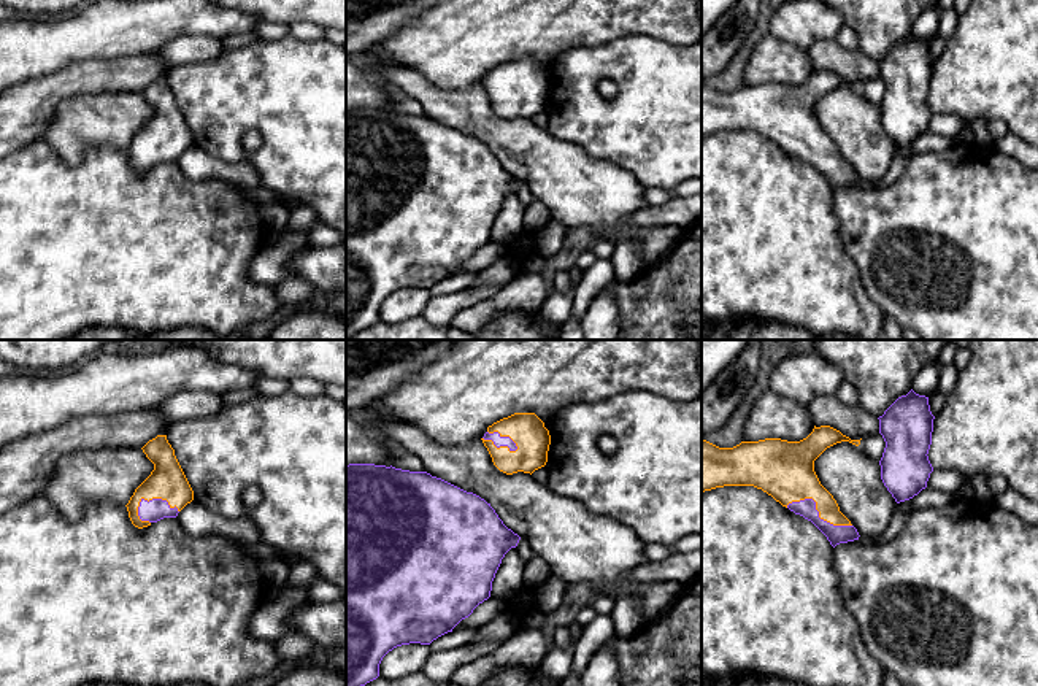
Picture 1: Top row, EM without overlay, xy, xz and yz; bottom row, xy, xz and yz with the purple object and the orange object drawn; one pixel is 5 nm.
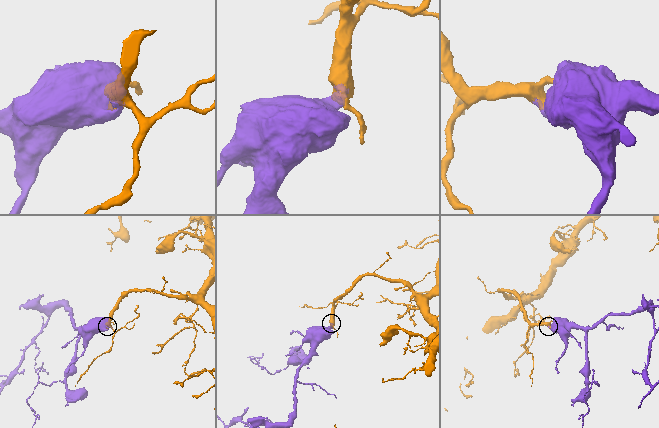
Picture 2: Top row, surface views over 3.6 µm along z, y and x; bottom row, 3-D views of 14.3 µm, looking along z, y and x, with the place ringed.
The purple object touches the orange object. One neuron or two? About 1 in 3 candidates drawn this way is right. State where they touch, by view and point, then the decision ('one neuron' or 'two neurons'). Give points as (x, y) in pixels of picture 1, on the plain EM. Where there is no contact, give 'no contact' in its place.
meets purple in yz at (818, 156); one neuron

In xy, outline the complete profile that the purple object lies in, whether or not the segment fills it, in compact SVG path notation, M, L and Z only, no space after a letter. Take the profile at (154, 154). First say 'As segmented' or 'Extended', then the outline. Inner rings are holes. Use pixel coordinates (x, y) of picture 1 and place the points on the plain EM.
Extended. M157 79L143 92L154 108L151 119L135 133L127 151L132 168L148 172L163 162L176 162L194 145L194 135L167 79Z

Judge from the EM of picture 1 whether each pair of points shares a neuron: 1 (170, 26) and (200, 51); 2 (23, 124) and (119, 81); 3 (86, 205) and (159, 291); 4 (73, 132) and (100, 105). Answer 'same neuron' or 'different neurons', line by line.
1: different neurons
2: same neuron
3: same neuron
4: same neuron

